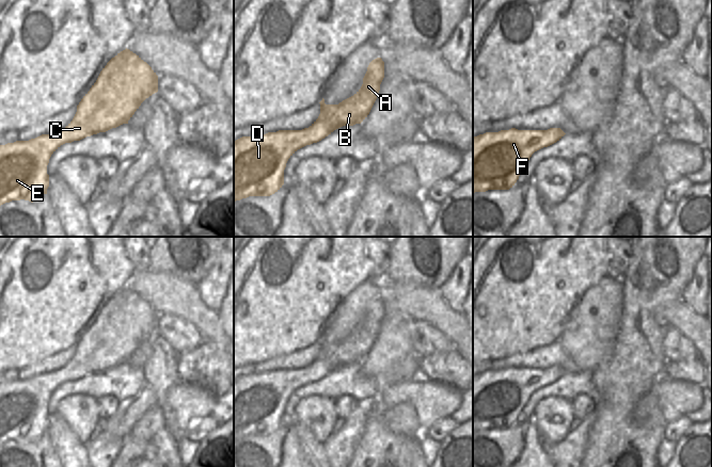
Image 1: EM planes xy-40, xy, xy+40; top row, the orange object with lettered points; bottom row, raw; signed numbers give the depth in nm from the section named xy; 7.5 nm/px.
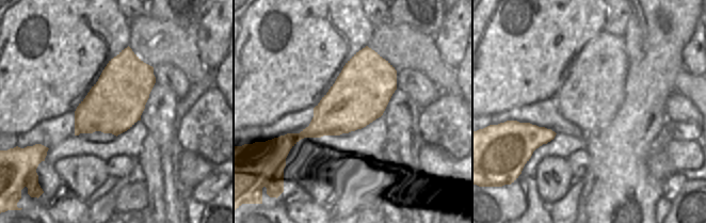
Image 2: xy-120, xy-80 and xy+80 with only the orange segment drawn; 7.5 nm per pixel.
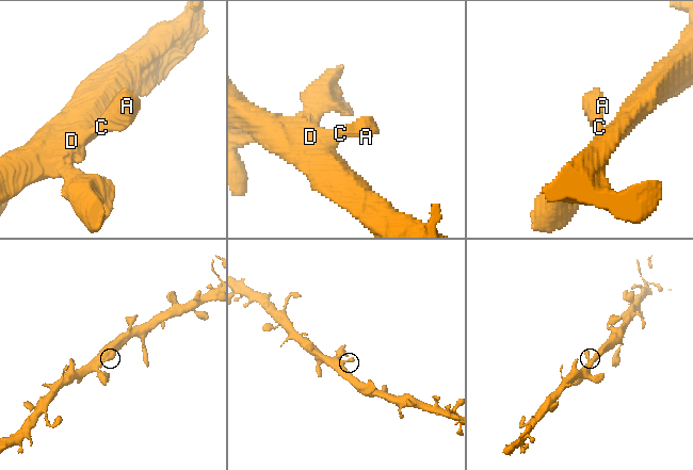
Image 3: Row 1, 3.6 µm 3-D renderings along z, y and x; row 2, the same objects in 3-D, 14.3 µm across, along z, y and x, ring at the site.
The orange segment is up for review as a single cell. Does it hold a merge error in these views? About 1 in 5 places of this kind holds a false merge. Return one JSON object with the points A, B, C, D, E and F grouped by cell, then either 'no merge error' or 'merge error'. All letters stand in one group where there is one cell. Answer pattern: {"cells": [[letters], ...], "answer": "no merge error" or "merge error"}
{"cells": [["A", "B", "C", "D", "E", "F"]], "answer": "no merge error"}

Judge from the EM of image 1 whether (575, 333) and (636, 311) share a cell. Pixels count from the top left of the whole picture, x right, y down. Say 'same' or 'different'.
different

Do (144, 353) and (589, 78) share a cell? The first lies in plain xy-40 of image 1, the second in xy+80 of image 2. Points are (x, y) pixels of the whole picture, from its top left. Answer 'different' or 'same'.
different

